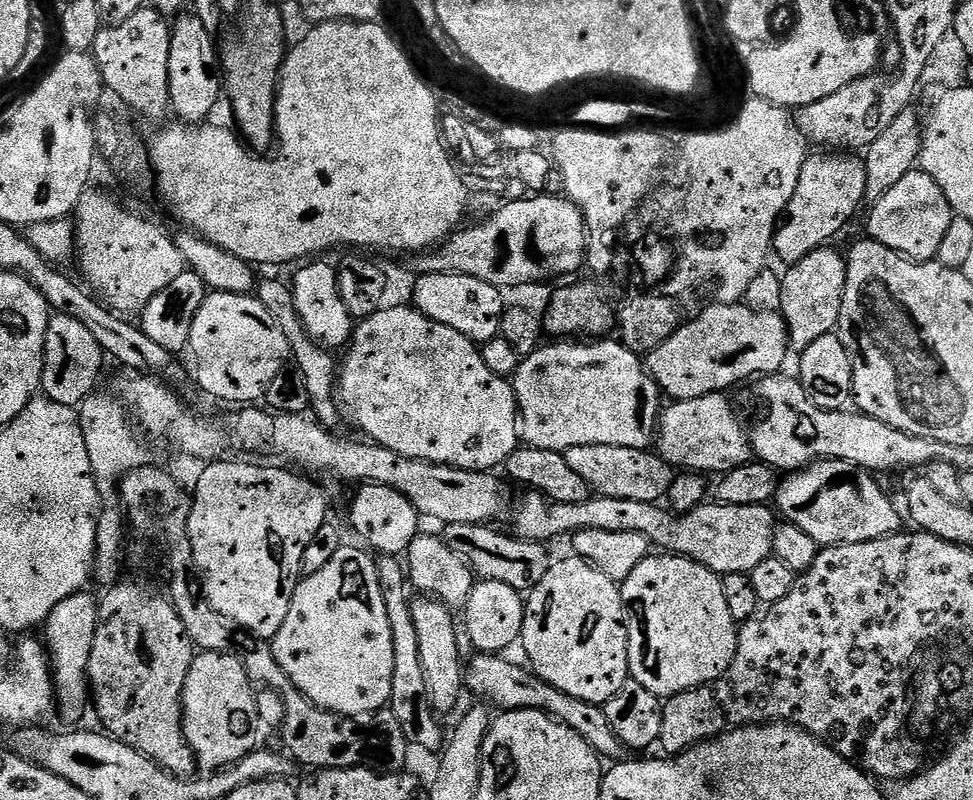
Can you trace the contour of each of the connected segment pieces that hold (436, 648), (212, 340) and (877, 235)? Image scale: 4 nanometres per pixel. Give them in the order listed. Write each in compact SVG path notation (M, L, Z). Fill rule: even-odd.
M416 594L411 597L411 601L410 614L414 618L414 627L418 634L418 650L422 653L422 670L426 670L426 690L430 694L432 709L437 714L452 712L456 708L456 703L460 700L460 691L463 693L466 688L464 682L466 668L462 660L460 664L460 640L462 644L462 636L458 631L457 617L455 620L452 617L455 616L453 609L449 608L447 604L443 604L440 600L437 600L435 596Z
M209 291L190 330L188 348L196 359L196 380L208 396L232 406L252 406L263 401L270 381L289 363L290 349L282 326L255 295Z
M913 170L906 174L906 178L902 178L902 182L898 182L898 186L890 186L890 190L886 190L886 194L882 194L871 207L867 232L871 239L901 256L907 256L909 260L935 261L938 246L950 227L954 210L930 174Z

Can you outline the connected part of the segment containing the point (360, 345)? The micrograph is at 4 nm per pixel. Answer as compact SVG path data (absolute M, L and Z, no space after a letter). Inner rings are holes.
M385 306L372 316L359 321L355 325L351 340L346 345L346 351L338 364L338 404L348 415L352 424L357 424L365 432L367 439L373 444L381 444L383 448L394 450L406 458L415 460L429 460L431 464L445 464L451 468L461 468L467 472L492 472L499 469L510 454L518 447L518 409L516 406L516 392L505 377L494 374L482 362L482 354L477 341L466 334L458 334L458 330L450 330L450 326L442 326L442 322L434 322L426 318L415 306L408 308L391 308Z

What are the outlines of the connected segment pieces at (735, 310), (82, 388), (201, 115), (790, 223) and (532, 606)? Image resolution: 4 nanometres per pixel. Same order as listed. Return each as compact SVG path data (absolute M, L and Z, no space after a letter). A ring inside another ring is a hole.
M743 302L713 304L698 313L696 320L681 323L662 346L647 353L648 372L669 401L693 400L711 392L727 393L728 388L742 383L747 376L763 378L783 369L780 367L790 353L790 345L788 325L779 311L760 312Z
M53 315L48 322L44 339L44 369L40 379L43 395L54 402L76 408L83 404L87 396L97 391L96 383L100 380L100 371L104 368L106 355L97 339L77 319Z
M180 14L175 17L171 25L172 37L170 38L169 54L169 98L171 111L176 112L181 121L204 122L216 108L216 99L222 96L222 80L218 75L218 44L213 33L206 30L199 16L195 14Z
M820 150L812 155L807 155L799 174L798 186L795 187L794 196L788 203L788 210L783 222L777 227L773 236L773 253L785 263L791 266L797 264L802 258L812 253L814 249L825 247L832 242L832 238L838 235L853 218L866 196L866 166L863 157L852 152L833 152Z
M568 554L565 560L558 561L557 559L555 562L552 562L549 570L546 572L546 578L542 578L542 582L538 582L532 588L532 591L527 593L524 602L524 635L522 637L524 652L528 655L529 660L527 660L527 663L535 675L541 676L550 686L554 686L558 690L570 694L570 698L578 698L582 702L590 702L591 704L603 706L608 703L610 698L614 698L614 694L618 694L618 690L622 690L624 683L630 679L628 670L629 619L629 613L626 611L626 605L620 593L620 584L615 580L606 578L606 574L602 574L602 570L598 570L593 564L587 564L585 560L581 560L580 557L575 554Z

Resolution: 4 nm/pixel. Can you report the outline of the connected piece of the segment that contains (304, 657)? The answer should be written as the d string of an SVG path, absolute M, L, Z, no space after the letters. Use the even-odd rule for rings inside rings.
M342 546L338 550L338 554L334 554L334 558L330 558L330 562L326 562L326 566L322 566L322 570L301 579L294 590L294 598L290 602L290 614L286 614L286 622L282 622L282 630L278 630L278 634L270 642L274 650L274 658L278 658L278 666L282 666L282 670L290 678L292 685L303 696L310 698L312 704L342 714L346 718L387 709L394 678L394 638L390 634L390 618L386 618L386 602L382 602L382 586L378 586L376 560L363 547L360 548Z

